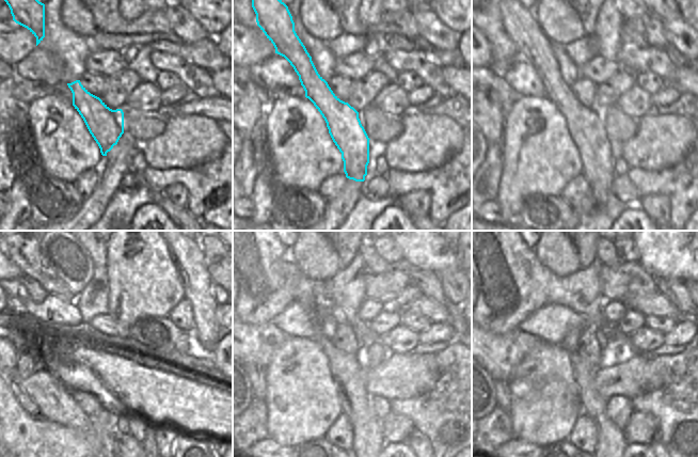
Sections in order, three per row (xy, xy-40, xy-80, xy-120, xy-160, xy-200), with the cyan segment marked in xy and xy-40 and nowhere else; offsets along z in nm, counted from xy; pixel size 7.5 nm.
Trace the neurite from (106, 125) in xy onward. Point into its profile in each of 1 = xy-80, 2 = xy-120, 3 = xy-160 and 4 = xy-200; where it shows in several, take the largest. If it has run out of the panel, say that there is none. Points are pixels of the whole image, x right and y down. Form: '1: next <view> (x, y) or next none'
1: next xy-80 (588, 134)
2: next xy-120 (110, 375)
3: next xy-160 (348, 375)
4: next xy-200 (612, 442)

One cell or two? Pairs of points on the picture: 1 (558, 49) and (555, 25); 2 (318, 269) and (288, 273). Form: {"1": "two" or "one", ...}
{"1": "two", "2": "two"}

